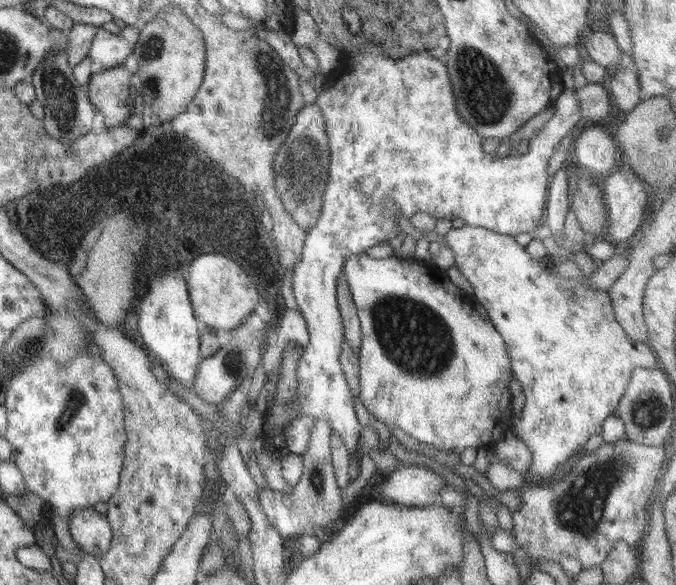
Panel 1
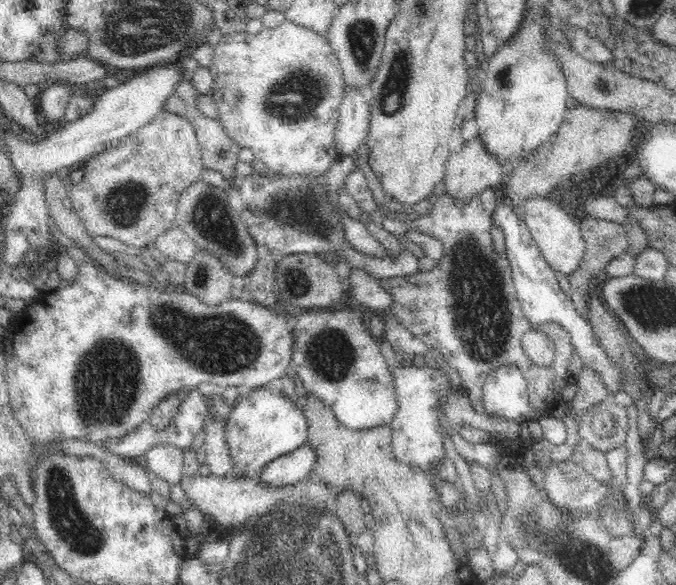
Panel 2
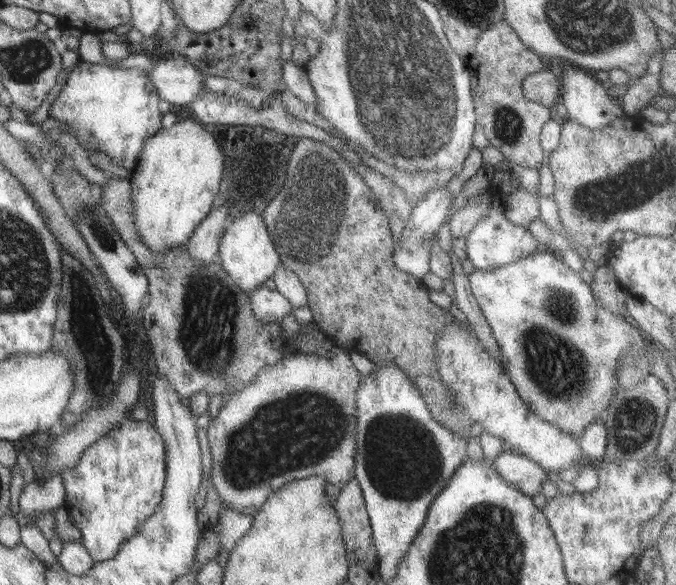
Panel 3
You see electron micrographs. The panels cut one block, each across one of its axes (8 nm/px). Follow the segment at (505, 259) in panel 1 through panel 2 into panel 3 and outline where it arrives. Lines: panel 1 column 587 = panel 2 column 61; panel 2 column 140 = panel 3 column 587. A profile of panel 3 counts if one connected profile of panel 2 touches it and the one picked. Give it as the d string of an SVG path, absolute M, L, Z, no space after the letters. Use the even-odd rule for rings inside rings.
M539 249L536 253L508 266L501 266L492 270L476 269L472 274L468 274L468 278L471 293L478 301L481 311L484 313L484 317L492 330L494 339L496 339L498 348L500 348L500 354L502 354L504 359L504 372L508 375L508 379L510 379L512 384L514 384L520 399L528 405L528 408L534 414L558 427L562 432L578 437L587 424L596 423L597 416L602 410L610 406L612 398L616 396L616 388L618 388L616 371L620 368L620 358L649 349L649 340L644 338L643 332L639 328L632 327L622 317L618 317L603 308L593 295L591 286L580 277L579 273L572 271L553 249Z

